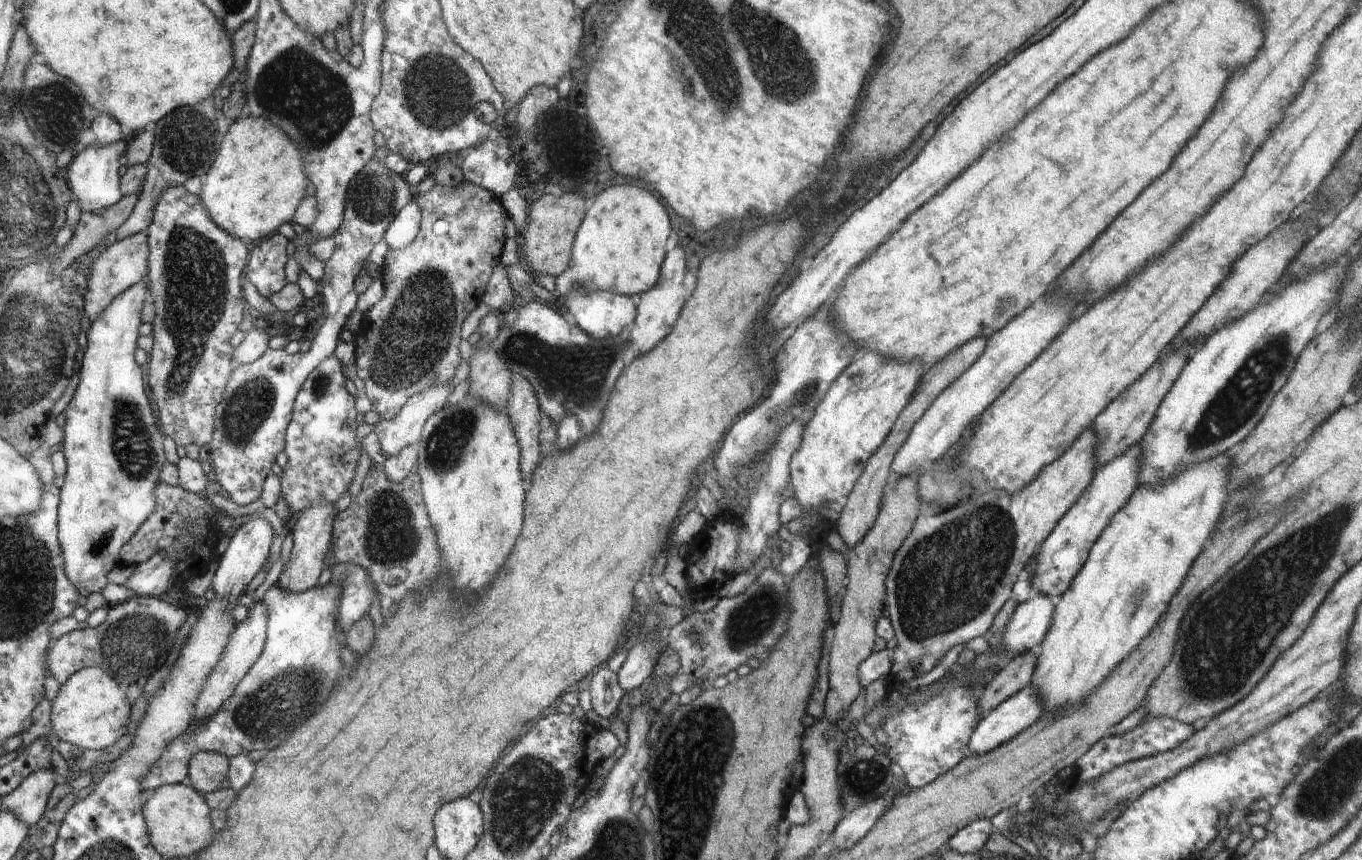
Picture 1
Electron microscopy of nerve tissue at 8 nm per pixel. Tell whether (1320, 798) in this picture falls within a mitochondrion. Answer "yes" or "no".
yes

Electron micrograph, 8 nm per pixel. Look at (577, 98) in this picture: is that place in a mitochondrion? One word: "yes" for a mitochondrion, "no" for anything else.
no

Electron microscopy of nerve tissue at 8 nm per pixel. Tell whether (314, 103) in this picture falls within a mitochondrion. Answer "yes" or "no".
yes

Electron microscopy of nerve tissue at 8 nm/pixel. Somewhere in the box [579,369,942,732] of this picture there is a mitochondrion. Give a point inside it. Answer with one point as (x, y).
(750, 623)

